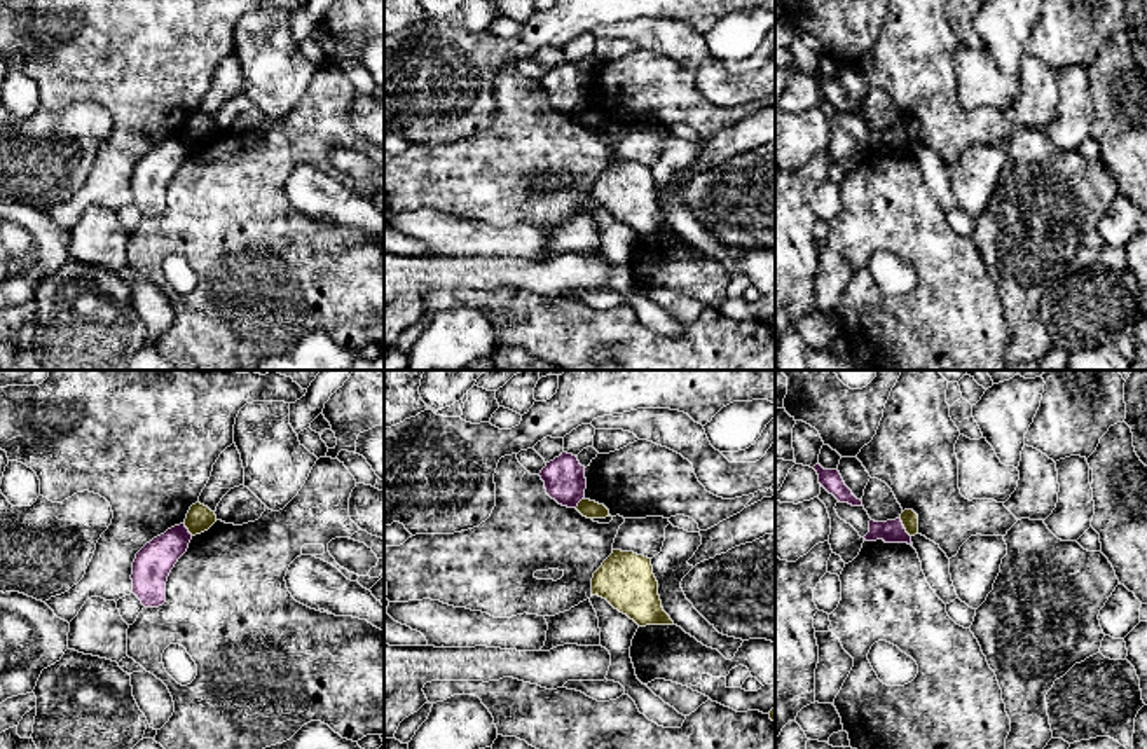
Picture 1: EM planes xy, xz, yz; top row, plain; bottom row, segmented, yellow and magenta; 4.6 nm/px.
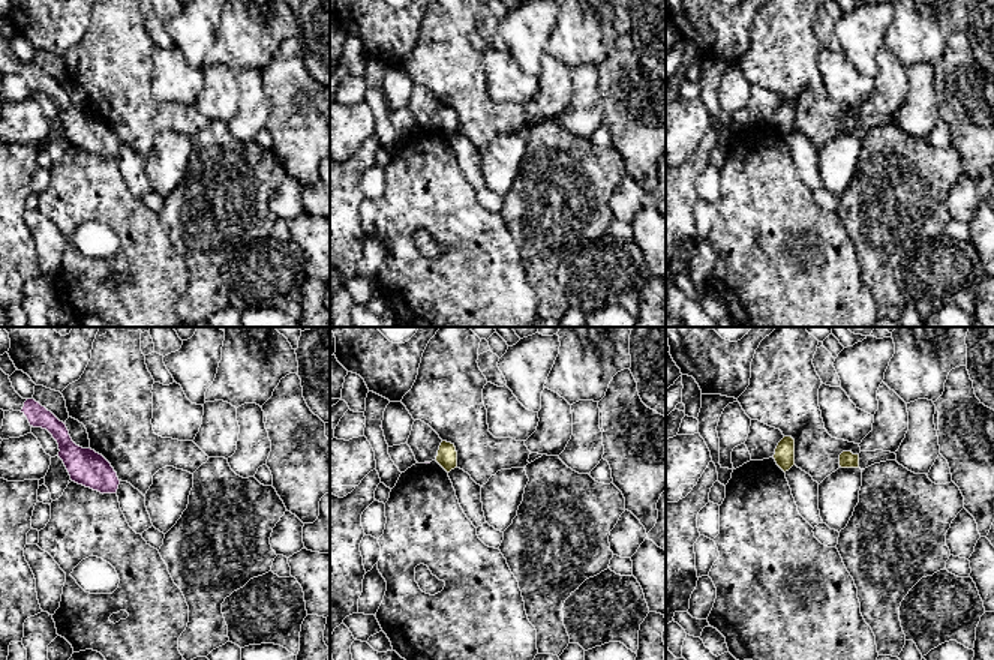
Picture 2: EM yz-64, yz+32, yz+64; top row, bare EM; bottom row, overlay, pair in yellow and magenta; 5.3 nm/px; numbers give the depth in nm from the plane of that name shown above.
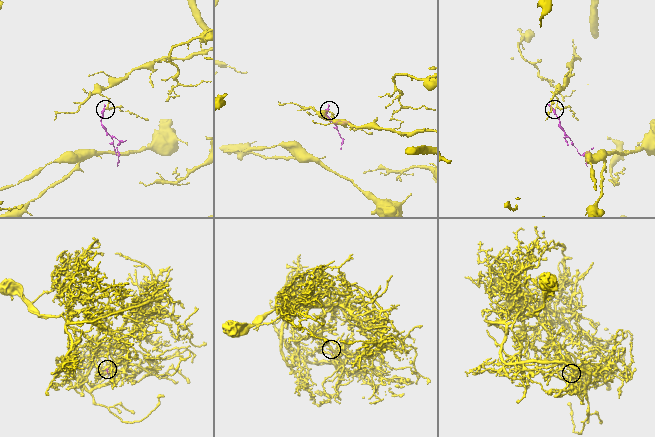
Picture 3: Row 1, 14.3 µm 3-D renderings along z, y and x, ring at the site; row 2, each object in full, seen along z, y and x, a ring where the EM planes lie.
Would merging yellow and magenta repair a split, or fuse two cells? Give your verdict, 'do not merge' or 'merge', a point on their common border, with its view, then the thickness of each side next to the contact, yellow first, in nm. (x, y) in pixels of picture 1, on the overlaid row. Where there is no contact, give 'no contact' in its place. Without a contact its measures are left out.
do not merge | yz (905, 528) | 80/110 nm

